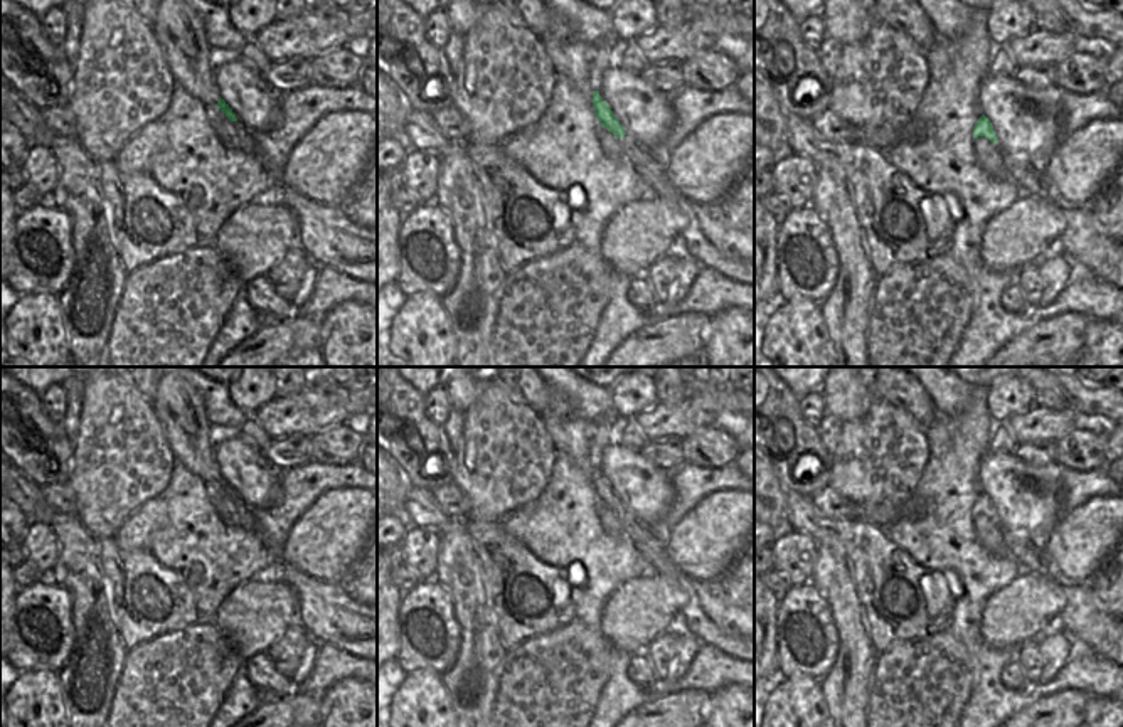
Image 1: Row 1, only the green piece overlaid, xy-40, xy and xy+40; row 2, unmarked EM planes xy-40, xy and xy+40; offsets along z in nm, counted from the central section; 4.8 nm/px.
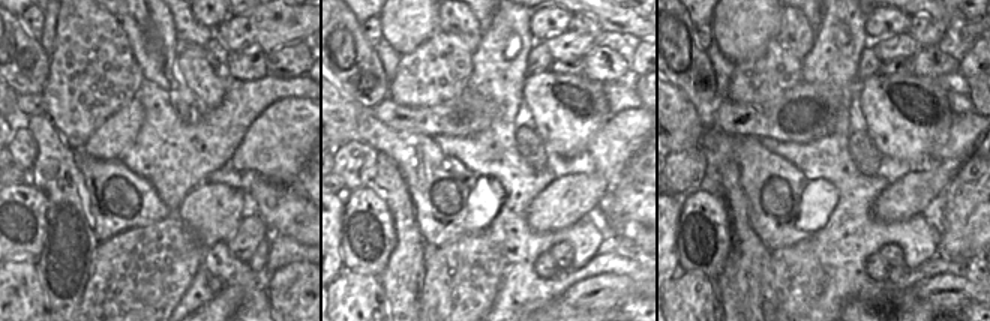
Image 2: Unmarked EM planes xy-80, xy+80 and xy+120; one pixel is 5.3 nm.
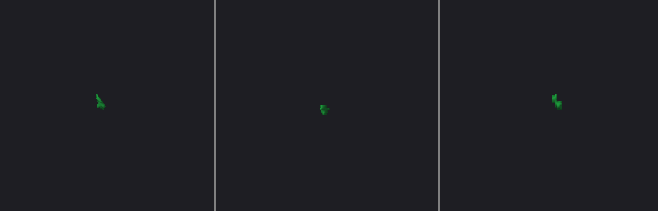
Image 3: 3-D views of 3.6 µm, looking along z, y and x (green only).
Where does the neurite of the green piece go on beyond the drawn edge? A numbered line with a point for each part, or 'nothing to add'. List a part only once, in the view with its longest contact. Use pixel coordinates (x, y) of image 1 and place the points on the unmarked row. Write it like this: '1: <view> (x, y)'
1: xy-40 (177, 404)

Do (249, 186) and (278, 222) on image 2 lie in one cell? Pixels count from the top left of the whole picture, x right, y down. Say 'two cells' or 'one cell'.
one cell

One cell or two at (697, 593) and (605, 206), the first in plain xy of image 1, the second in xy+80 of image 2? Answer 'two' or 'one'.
one

